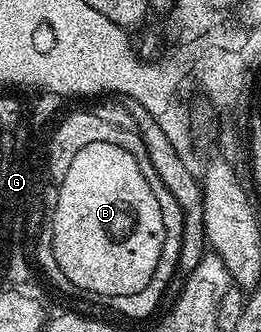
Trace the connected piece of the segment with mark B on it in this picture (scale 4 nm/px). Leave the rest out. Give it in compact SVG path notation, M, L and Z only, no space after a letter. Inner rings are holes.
M94 142L74 157L70 170L66 170L66 178L62 178L55 189L50 223L53 228L53 254L60 271L86 289L132 292L132 288L145 288L154 274L154 266L158 266L164 245L162 210L158 210L158 202L133 155L118 146Z

